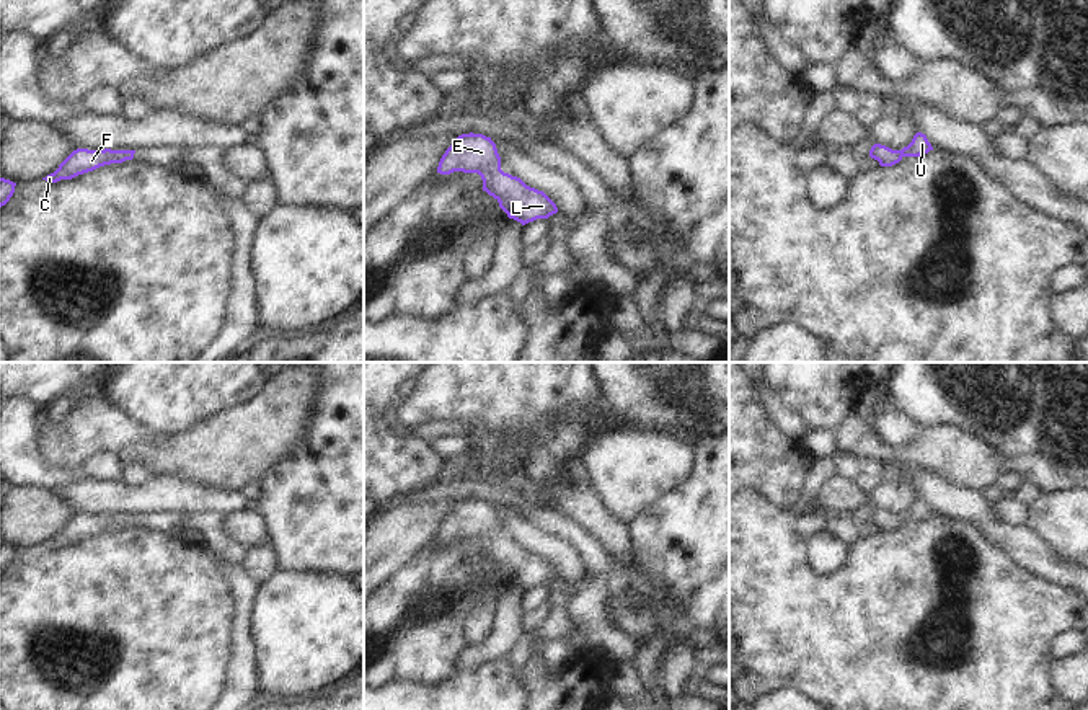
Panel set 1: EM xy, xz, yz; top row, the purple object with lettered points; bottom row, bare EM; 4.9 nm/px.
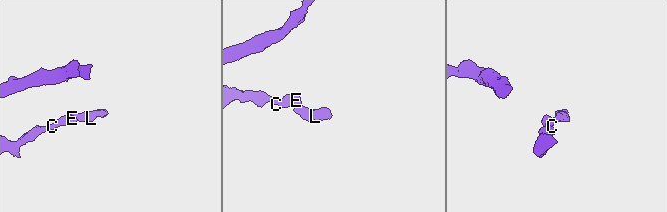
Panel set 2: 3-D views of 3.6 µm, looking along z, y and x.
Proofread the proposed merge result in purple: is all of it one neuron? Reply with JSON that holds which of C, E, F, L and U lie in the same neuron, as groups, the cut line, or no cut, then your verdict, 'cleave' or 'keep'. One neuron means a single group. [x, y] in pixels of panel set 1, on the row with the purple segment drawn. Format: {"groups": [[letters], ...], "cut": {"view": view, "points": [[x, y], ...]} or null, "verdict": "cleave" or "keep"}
{"groups": [["C", "E", "F", "L", "U"]], "cut": null, "verdict": "keep"}

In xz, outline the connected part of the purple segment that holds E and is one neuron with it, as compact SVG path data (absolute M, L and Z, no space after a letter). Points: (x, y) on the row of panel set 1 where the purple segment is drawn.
M462 134L442 155L437 173L478 173L483 191L493 196L509 219L522 225L537 219L548 219L558 212L556 204L543 193L527 186L520 178L501 170L501 157L491 137Z

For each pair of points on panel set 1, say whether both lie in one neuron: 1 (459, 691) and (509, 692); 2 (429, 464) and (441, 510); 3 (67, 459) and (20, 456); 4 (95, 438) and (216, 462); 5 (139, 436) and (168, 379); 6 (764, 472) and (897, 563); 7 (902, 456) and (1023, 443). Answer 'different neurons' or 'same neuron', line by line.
1: same neuron
2: different neurons
3: different neurons
4: different neurons
5: different neurons
6: different neurons
7: different neurons

